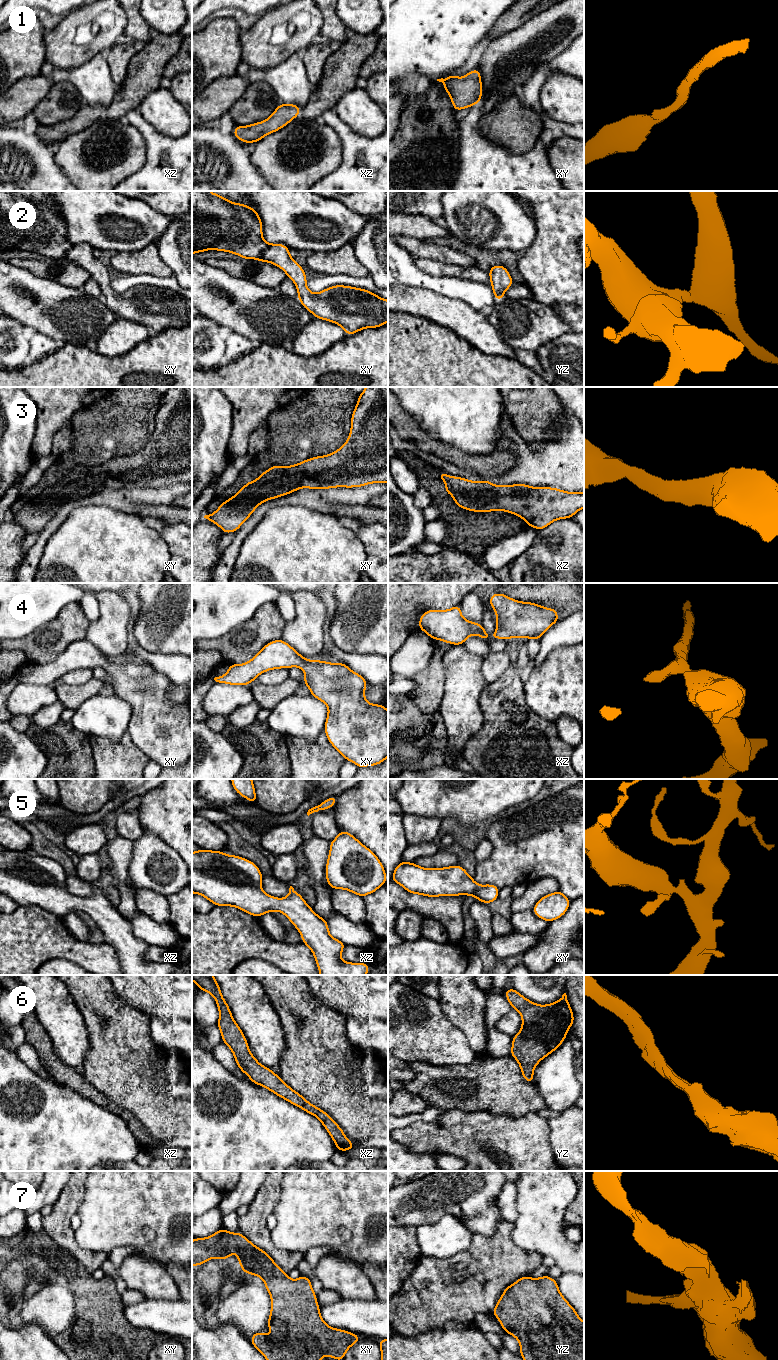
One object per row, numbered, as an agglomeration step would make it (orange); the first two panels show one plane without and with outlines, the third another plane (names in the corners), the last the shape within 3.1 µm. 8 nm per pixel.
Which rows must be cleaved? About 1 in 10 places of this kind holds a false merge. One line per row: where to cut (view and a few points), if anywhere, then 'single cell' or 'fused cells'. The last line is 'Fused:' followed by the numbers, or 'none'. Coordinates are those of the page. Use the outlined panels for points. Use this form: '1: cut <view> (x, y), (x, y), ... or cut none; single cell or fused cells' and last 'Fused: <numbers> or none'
1: cut none; single cell
2: cut none; single cell
3: cut none; single cell
4: cut none; single cell
5: cut none; single cell
6: cut none; single cell
7: cut none; single cell
Fused: none

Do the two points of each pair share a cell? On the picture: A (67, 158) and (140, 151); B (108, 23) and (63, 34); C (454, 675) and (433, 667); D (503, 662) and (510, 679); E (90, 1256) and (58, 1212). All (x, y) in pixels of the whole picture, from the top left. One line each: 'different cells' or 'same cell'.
A: same cell
B: same cell
C: different cells
D: different cells
E: same cell

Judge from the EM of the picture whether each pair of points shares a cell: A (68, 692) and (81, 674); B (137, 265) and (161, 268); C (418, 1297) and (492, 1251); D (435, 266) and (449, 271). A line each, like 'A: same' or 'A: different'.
A: different
B: same
C: same
D: same

